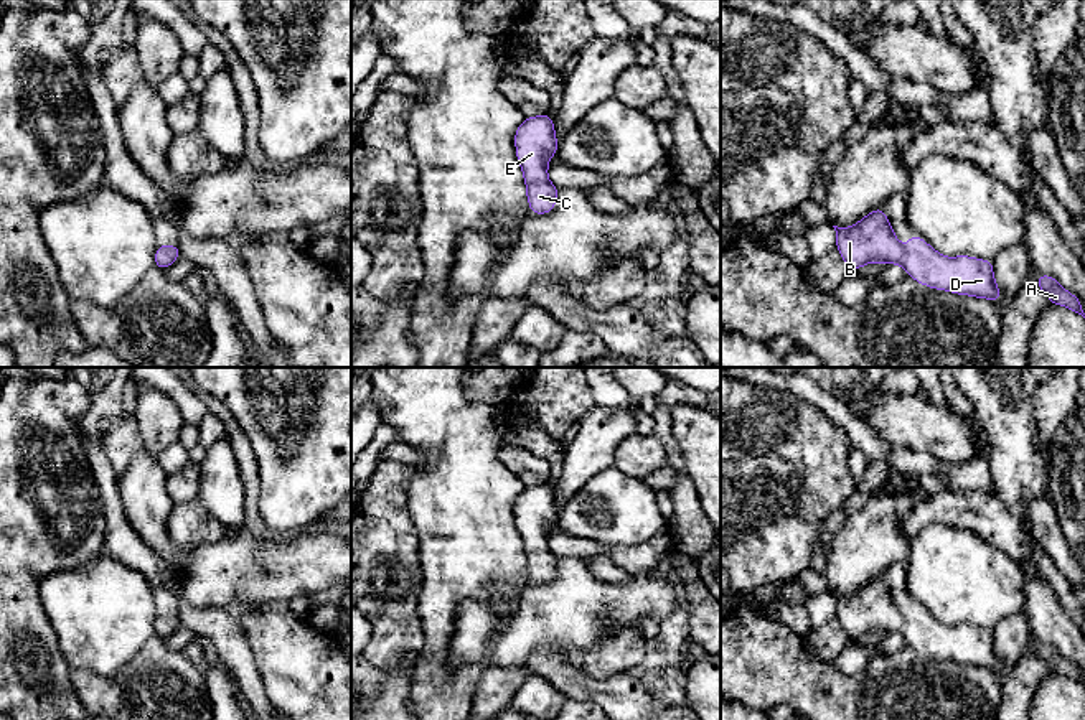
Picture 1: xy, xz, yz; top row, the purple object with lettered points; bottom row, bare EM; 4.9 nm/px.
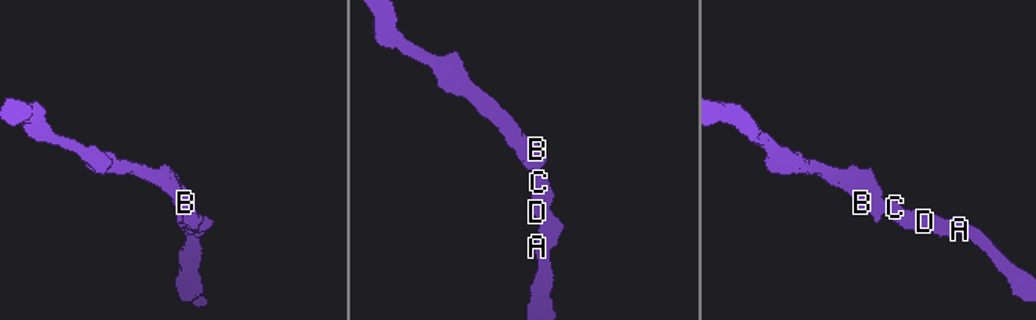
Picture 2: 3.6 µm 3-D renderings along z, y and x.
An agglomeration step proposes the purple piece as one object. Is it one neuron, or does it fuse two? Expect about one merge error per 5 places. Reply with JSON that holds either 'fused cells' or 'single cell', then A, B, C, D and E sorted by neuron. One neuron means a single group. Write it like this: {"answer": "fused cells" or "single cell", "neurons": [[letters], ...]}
{"answer": "single cell", "neurons": [["A", "B", "C", "D", "E"]]}

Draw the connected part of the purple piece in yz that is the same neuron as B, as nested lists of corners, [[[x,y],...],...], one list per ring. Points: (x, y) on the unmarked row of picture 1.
[[[882,577],[871,580],[852,596],[833,596],[836,618],[849,639],[872,631],[900,633],[909,646],[935,659],[988,667],[993,672],[1001,666],[993,629],[945,626],[920,605],[910,605],[909,613],[902,615]]]

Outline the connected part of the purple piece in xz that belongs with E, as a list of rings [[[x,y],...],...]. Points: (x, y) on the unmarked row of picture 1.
[[[549,483],[524,488],[514,501],[514,516],[526,550],[529,580],[551,582],[556,577],[559,557],[549,550],[547,535],[559,512]]]

